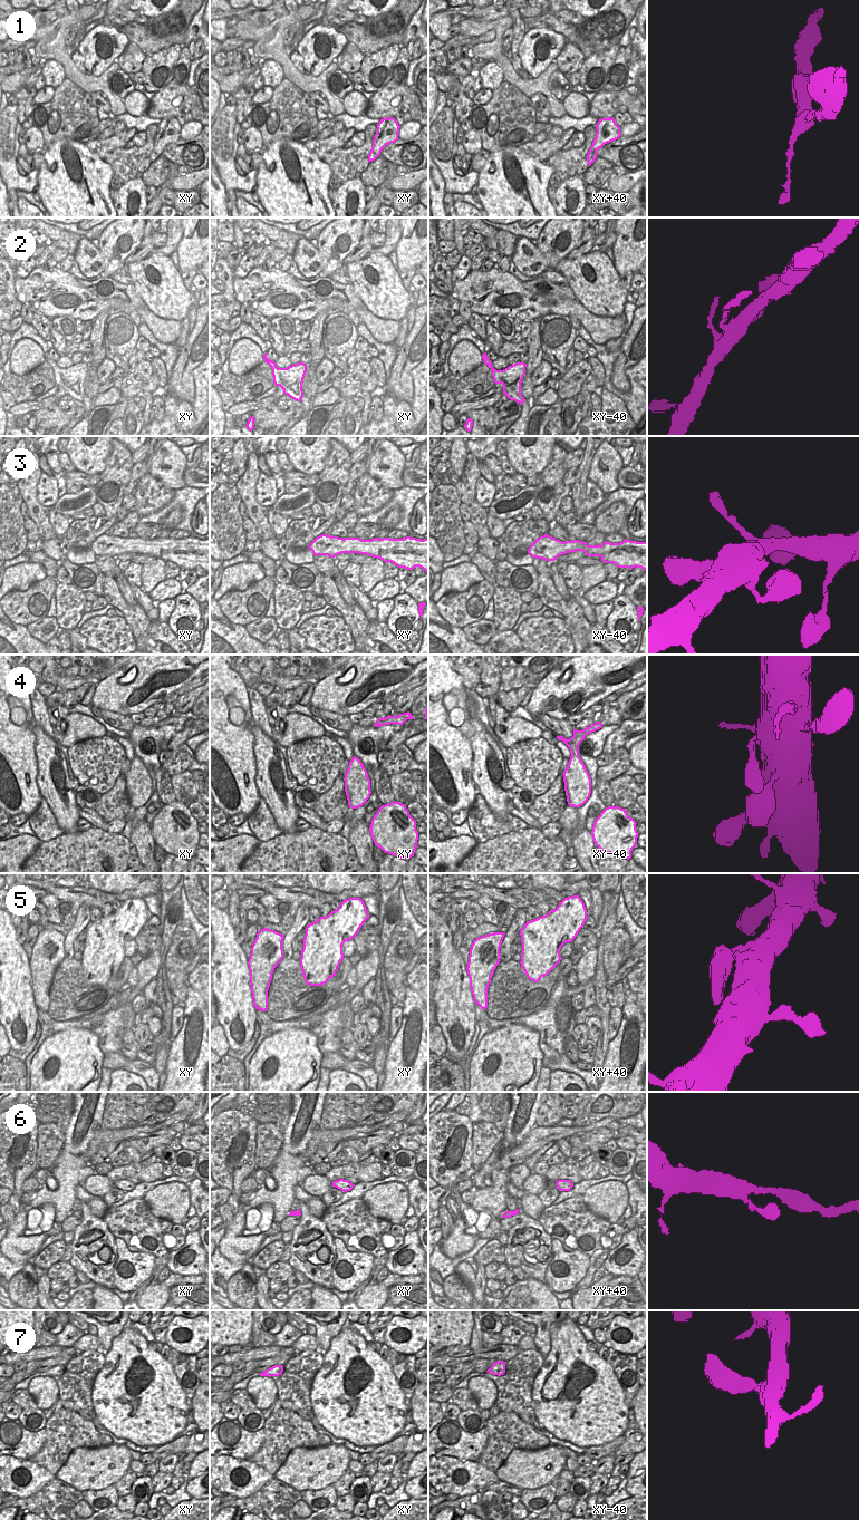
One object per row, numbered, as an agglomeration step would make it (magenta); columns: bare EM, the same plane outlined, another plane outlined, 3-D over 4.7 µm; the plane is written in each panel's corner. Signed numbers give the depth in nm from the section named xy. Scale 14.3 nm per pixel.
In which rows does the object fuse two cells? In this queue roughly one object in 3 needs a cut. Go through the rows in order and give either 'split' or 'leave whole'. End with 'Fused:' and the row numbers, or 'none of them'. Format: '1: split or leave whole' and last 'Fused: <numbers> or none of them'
1: leave whole
2: leave whole
3: leave whole
4: leave whole
5: leave whole
6: leave whole
7: leave whole
Fused: none of them

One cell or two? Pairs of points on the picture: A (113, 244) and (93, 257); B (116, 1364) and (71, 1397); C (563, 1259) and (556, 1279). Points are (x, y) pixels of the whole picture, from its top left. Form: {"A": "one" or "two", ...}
{"A": "two", "B": "two", "C": "one"}

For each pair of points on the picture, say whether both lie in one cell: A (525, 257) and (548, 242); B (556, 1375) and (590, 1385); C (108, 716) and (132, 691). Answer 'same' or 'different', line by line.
A: different
B: same
C: different

